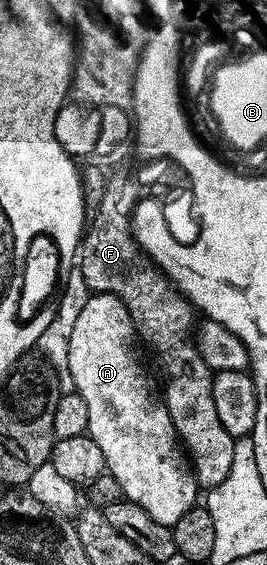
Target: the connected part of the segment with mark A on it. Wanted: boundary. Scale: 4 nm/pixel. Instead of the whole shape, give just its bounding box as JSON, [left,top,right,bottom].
[67,293,197,527]

